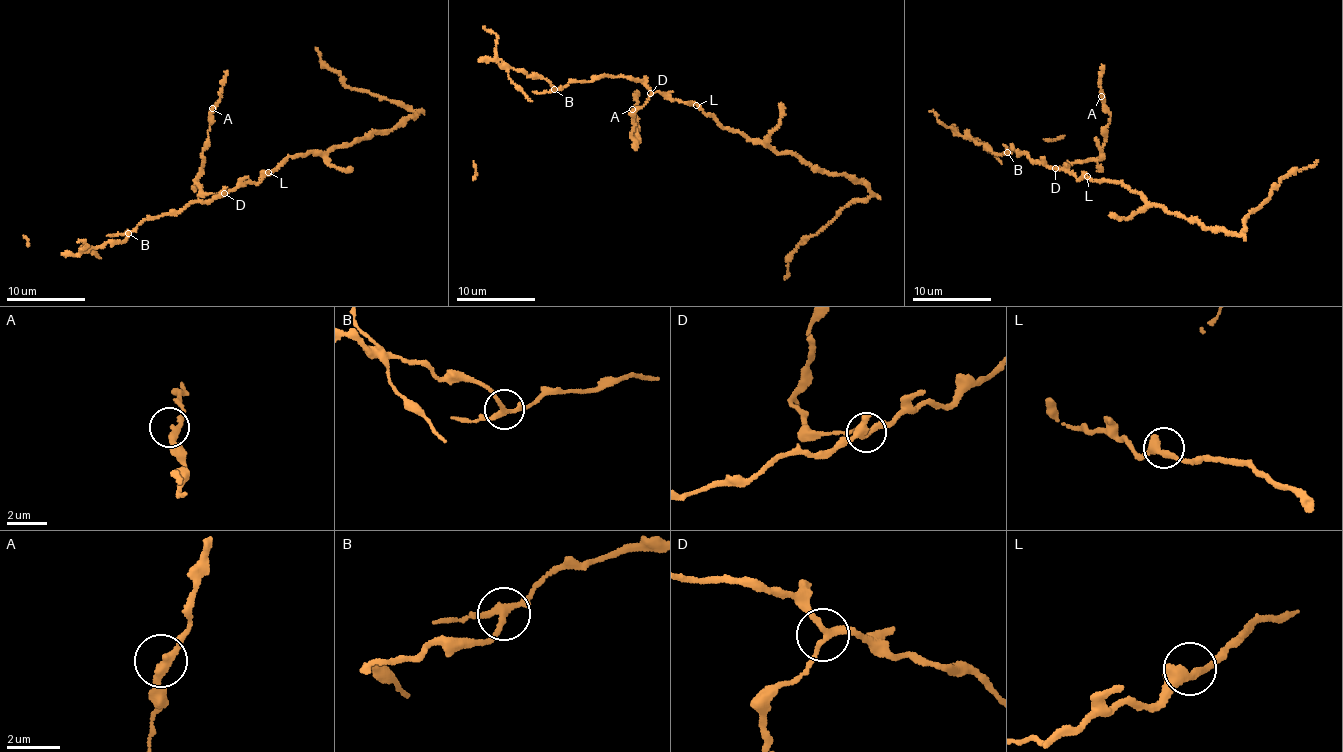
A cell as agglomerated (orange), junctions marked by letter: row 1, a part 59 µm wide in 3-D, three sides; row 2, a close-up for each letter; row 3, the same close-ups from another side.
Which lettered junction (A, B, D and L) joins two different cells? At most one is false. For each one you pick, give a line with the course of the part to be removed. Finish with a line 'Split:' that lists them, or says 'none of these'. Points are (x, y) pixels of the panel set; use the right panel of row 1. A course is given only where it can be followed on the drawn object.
Split: B

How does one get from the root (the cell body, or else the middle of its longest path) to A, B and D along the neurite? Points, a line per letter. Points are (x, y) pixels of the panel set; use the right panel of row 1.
A: (1085, 177), (1077, 179), (1071, 172), (1055, 167), (1087, 162), (1099, 156), (1110, 119), (1101, 96)
B: (1085, 177), (1077, 179), (1069, 170), (1035, 161), (1027, 153), (1021, 155), (1012, 145), (1012, 152), (1008, 152)
D: (1085, 177), (1077, 179), (1071, 172), (1055, 168)

